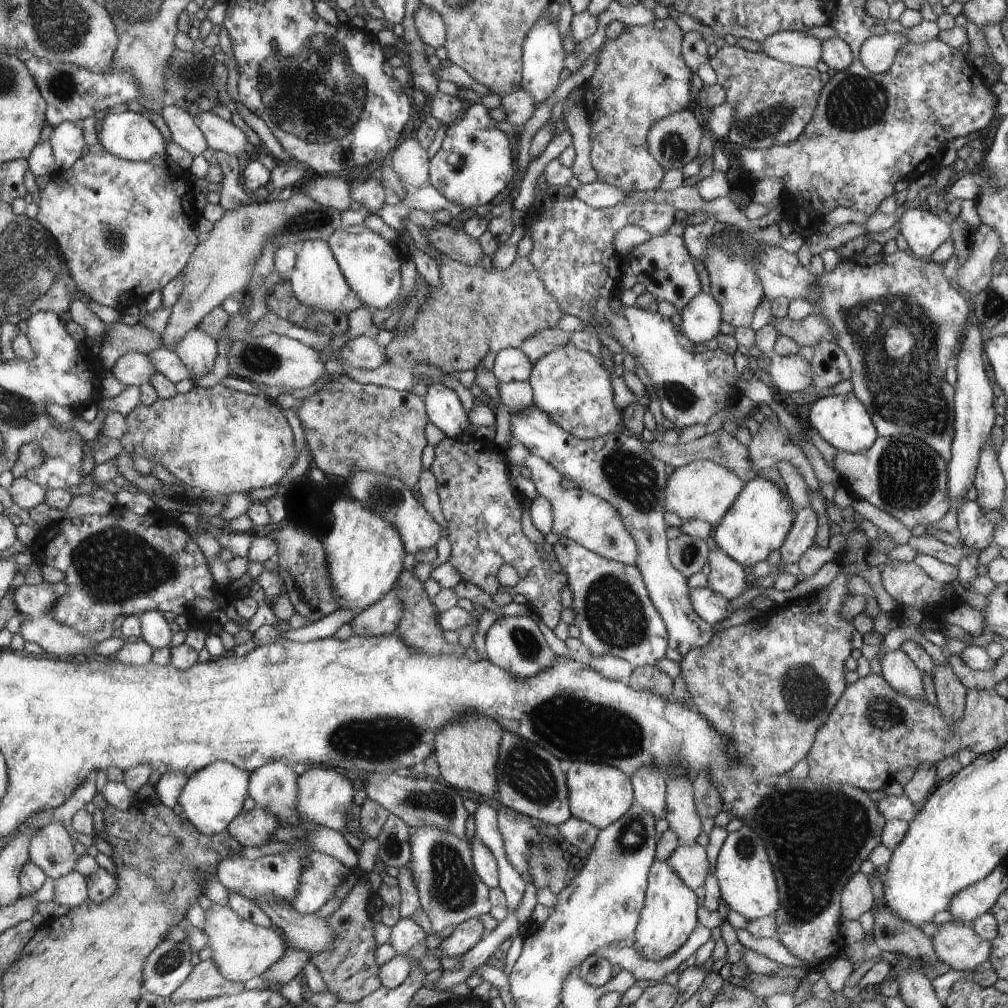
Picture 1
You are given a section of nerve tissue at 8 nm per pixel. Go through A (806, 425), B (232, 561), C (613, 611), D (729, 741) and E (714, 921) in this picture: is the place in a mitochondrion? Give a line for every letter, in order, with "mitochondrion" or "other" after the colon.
A: other
B: other
C: mitochondrion
D: other
E: other

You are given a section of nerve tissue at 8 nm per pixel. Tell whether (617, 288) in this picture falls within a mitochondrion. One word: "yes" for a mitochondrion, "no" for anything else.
no

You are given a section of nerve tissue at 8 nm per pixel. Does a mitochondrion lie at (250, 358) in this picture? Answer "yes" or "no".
yes

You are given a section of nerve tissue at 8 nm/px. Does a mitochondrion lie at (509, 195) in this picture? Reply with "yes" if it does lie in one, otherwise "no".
no

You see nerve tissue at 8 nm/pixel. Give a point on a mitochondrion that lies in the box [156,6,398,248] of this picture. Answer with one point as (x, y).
(311, 90)

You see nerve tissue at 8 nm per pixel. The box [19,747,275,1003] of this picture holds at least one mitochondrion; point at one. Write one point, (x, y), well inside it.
(169, 962)

